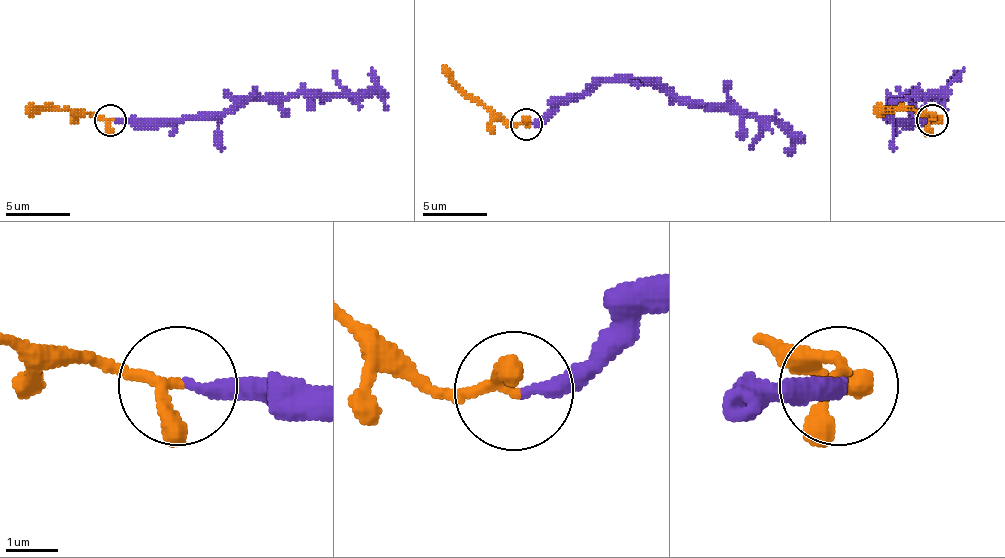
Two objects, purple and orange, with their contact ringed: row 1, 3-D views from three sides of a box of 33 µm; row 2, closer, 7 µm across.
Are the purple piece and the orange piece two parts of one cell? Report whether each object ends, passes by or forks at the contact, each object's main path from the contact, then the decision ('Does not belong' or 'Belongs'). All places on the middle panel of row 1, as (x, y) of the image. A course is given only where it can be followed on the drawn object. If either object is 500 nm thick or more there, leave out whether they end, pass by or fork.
At the ring purple ends. At the ring orange passes by. Course of purple: (529, 123), (602, 81), (651, 81), (676, 97), (772, 120), (791, 139), (788, 155). Course of orange: (526, 123), (497, 120), (442, 65). Belongs

